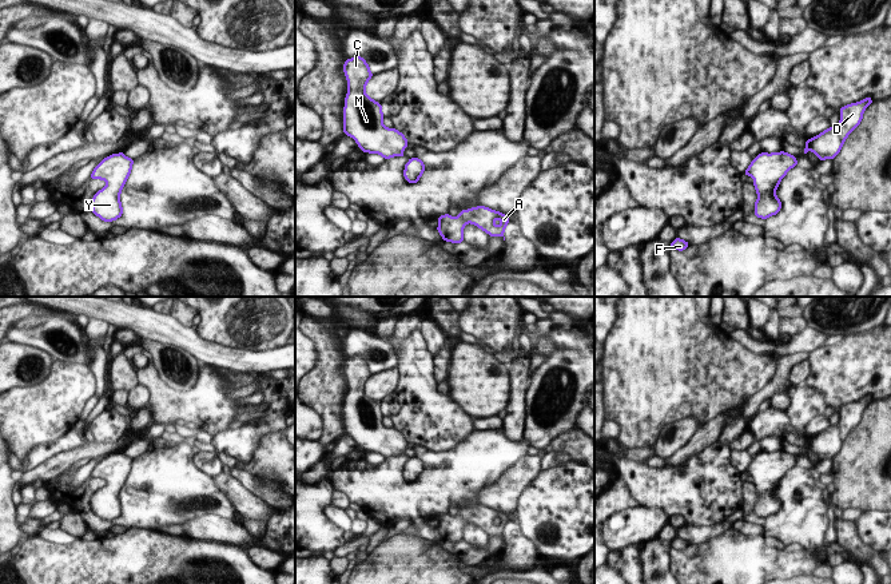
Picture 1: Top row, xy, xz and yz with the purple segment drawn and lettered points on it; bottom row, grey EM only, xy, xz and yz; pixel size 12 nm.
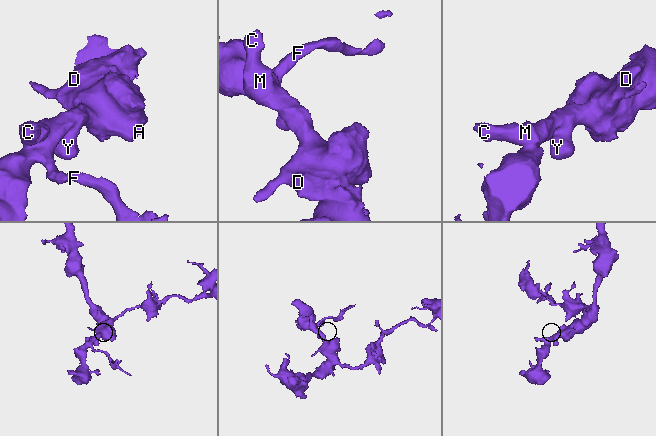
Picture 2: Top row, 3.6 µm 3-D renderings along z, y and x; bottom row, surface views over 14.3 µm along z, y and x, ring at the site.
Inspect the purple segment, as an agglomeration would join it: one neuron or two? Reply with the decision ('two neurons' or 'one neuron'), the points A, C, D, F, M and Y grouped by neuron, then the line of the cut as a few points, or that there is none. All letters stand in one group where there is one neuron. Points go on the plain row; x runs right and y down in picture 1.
one neuron | A C D F M Y | no cut

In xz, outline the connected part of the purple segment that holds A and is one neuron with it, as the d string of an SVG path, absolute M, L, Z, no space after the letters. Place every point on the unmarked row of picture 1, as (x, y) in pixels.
M478 505L469 509L462 509L458 516L439 515L438 532L446 541L460 543L464 541L464 527L466 523L476 524L490 536L504 536L509 517L502 512L492 508Z

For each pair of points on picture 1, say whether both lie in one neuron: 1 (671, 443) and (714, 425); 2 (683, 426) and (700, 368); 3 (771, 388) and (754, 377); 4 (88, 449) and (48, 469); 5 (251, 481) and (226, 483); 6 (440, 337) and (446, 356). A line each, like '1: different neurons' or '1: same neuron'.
1: different neurons
2: different neurons
3: different neurons
4: same neuron
5: different neurons
6: different neurons

